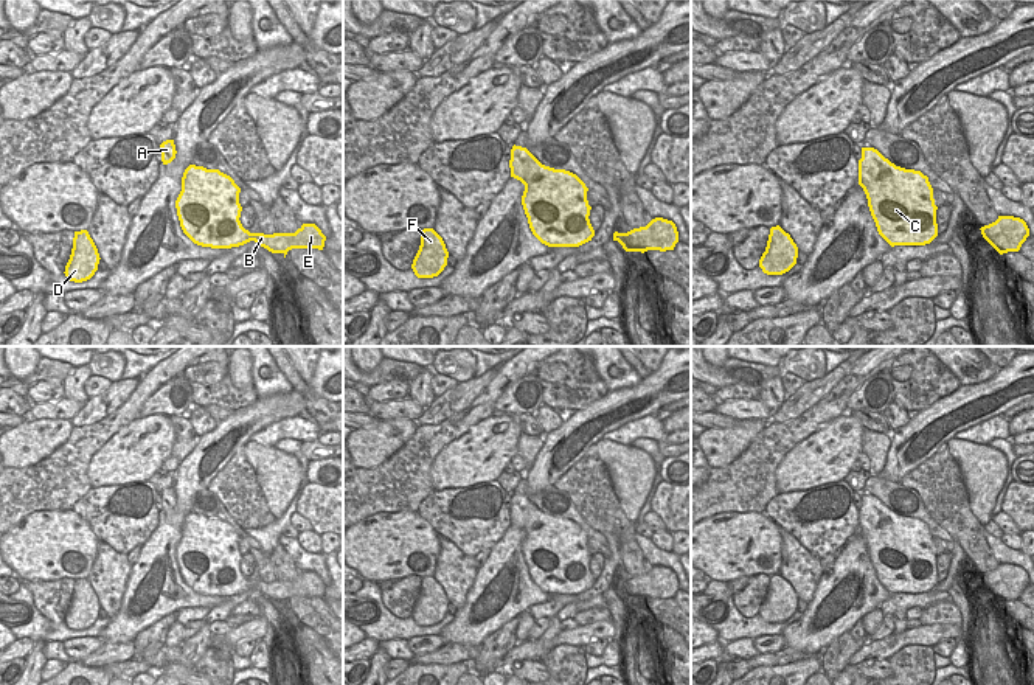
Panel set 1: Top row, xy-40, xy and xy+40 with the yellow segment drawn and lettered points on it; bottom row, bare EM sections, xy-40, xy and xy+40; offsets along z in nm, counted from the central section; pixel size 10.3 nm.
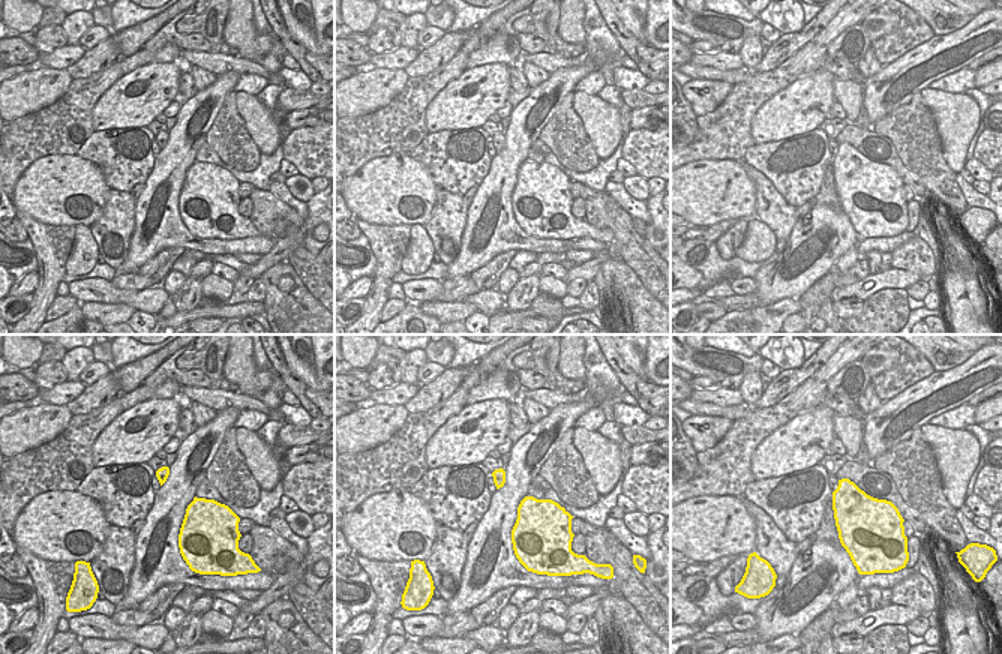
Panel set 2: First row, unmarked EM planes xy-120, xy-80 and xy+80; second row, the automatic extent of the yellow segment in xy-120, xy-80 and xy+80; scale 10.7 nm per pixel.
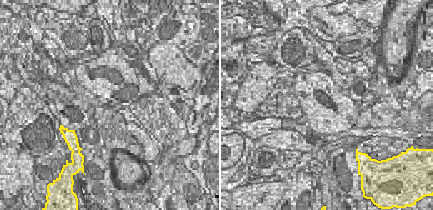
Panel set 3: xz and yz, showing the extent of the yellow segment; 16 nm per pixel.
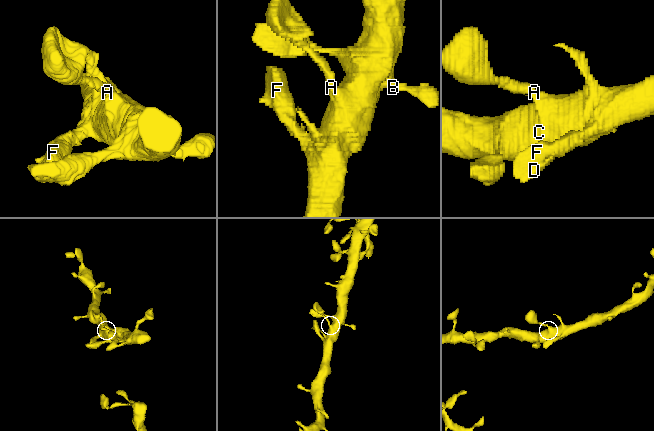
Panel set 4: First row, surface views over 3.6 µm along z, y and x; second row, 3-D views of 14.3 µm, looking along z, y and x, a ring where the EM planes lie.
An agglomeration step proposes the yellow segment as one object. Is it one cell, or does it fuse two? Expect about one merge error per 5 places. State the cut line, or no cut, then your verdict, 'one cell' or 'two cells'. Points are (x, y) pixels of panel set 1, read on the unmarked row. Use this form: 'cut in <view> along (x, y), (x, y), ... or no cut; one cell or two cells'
no cut; one cell

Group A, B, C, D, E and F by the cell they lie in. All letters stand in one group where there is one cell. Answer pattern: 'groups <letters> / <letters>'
groups A B C D E F

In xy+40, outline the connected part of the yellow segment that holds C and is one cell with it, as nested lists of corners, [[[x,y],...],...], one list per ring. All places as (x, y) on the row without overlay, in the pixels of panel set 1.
[[[862,495],[859,533],[879,582],[891,593],[925,593],[938,584],[933,536],[921,519],[896,514],[874,495]]]

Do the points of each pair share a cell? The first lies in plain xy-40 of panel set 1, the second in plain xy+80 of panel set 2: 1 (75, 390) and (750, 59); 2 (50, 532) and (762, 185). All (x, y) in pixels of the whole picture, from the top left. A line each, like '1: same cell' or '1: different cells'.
1: same cell
2: different cells

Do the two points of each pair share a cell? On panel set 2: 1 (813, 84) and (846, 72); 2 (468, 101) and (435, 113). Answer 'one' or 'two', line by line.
1: two
2: one

